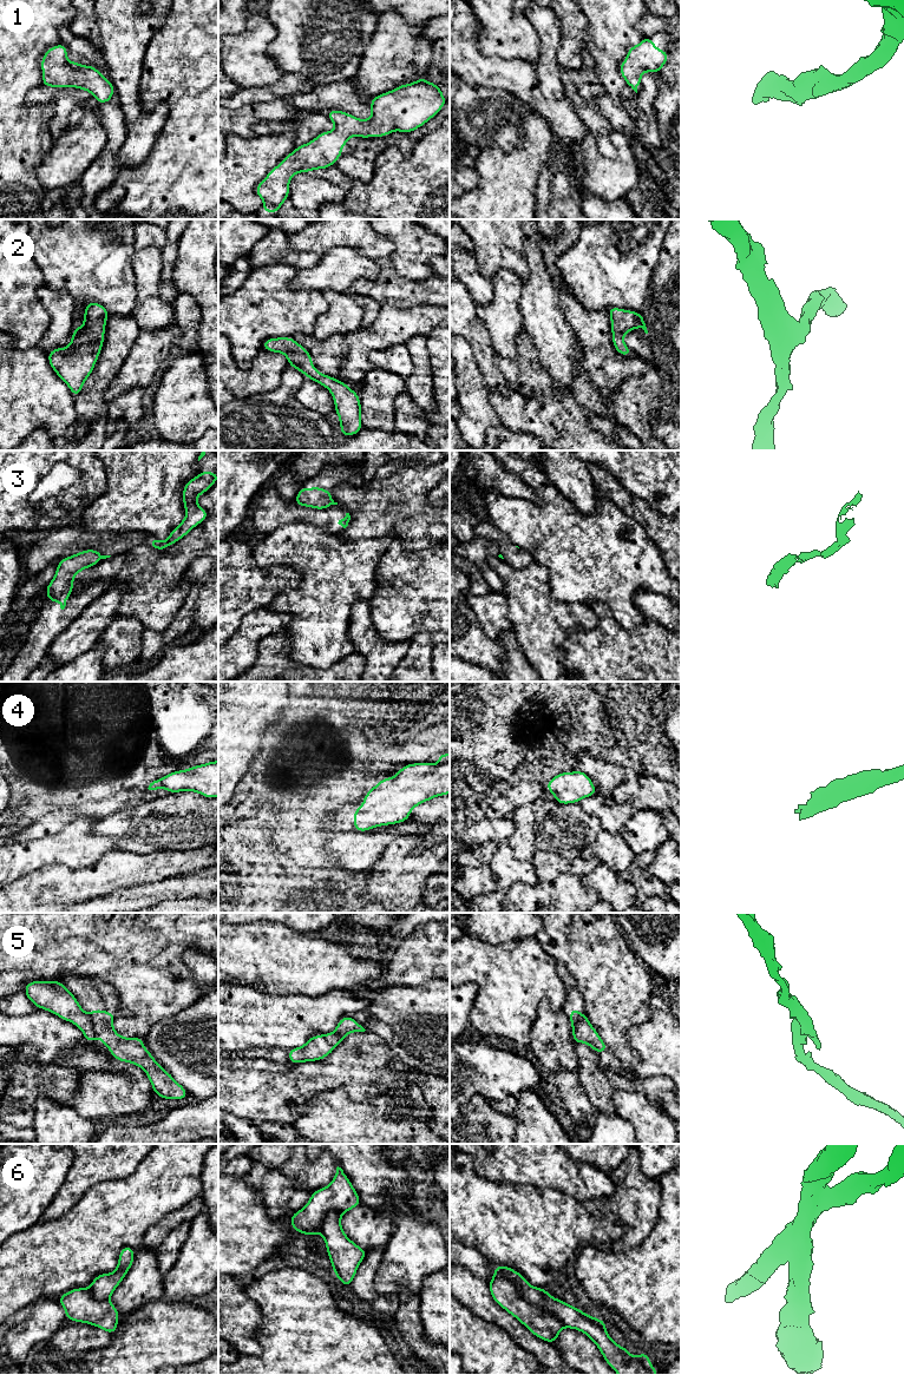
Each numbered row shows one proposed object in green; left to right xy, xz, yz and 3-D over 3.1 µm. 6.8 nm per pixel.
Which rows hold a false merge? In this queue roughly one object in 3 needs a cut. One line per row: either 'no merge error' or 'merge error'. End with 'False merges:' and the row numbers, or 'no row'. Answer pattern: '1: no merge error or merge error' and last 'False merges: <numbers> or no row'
1: no merge error
2: no merge error
3: merge error
4: no merge error
5: merge error
6: merge error
False merges: 3, 5, 6

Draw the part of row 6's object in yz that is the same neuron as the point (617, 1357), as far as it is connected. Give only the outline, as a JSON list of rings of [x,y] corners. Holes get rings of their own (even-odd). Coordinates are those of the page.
[[[493,1267],[496,1271],[515,1284],[518,1294],[528,1302],[559,1318],[564,1327],[584,1333],[597,1346],[607,1364],[618,1375],[657,1375],[648,1353],[638,1353],[637,1357],[633,1357],[625,1347],[620,1347],[610,1338],[605,1330],[604,1320],[587,1315],[582,1309],[576,1309],[562,1300],[553,1298],[545,1288],[532,1287],[522,1274],[512,1268]]]

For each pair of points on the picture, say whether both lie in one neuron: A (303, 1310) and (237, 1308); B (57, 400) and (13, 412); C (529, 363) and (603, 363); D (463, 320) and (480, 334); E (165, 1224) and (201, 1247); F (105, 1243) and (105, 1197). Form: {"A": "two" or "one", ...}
{"A": "two", "B": "one", "C": "two", "D": "one", "E": "two", "F": "one"}

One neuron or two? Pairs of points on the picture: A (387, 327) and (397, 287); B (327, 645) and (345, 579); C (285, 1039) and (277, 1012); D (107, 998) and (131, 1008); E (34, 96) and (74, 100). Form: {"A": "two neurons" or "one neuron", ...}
{"A": "two neurons", "B": "one neuron", "C": "one neuron", "D": "two neurons", "E": "one neuron"}

